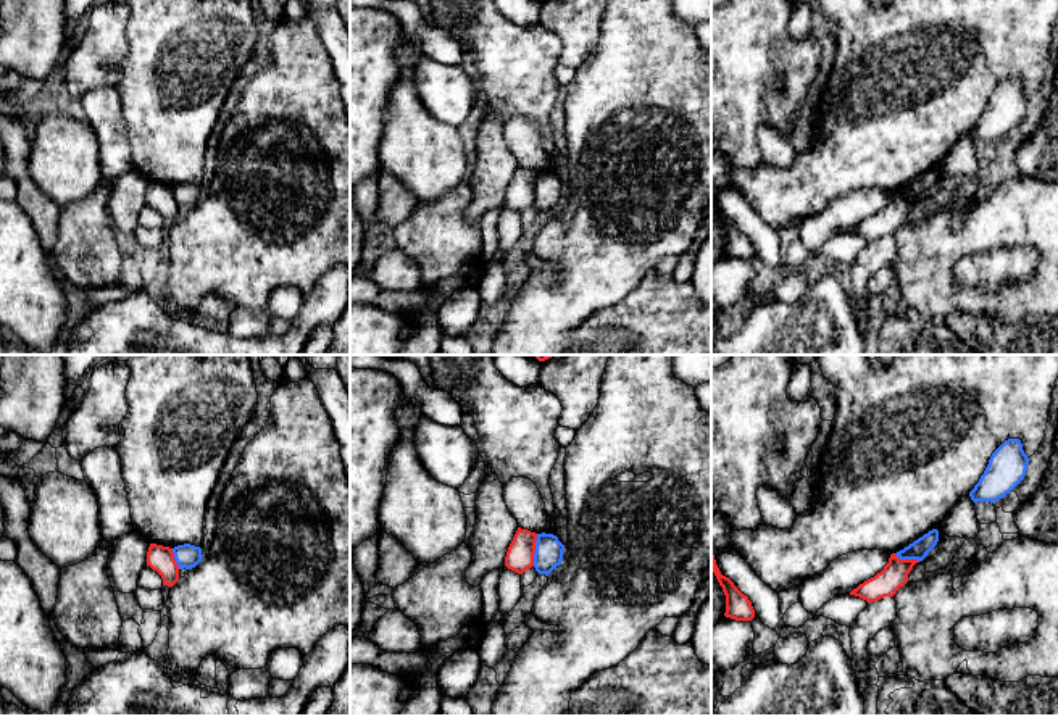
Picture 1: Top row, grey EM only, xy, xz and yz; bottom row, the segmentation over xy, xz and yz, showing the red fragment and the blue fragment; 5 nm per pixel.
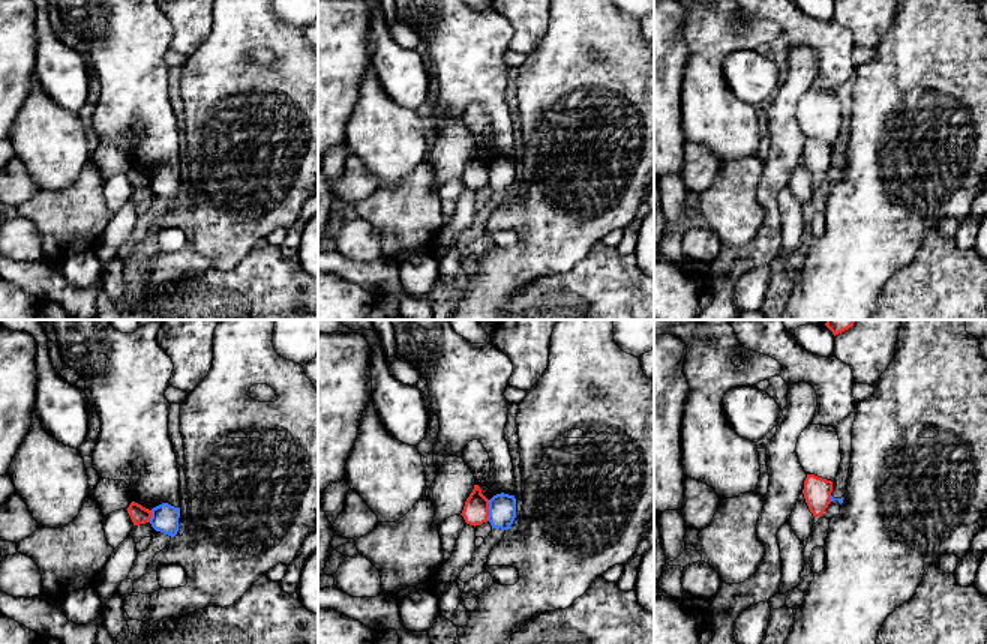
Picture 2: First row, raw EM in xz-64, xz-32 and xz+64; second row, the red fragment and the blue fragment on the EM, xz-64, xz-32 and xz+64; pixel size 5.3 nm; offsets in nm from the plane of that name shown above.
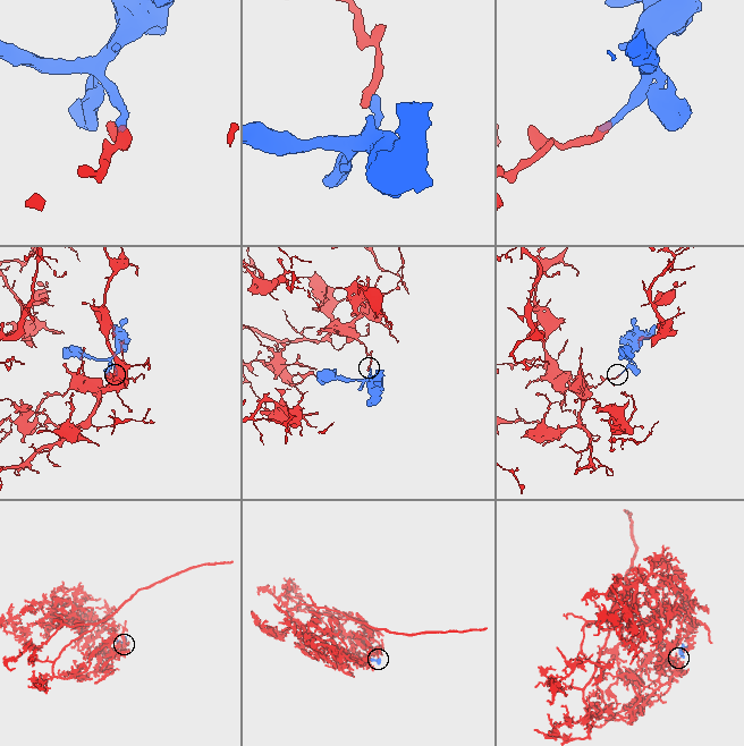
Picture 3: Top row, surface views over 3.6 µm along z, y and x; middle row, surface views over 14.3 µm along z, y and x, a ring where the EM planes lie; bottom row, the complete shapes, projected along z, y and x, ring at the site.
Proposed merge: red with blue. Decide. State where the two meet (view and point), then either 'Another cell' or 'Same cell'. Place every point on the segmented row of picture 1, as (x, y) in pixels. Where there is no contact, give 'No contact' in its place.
Touches red at xz (534, 550). Another cell

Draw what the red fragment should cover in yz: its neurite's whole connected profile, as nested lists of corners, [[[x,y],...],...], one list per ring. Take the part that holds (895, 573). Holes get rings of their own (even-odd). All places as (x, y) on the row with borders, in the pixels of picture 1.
[[[892,553],[884,569],[853,589],[850,595],[860,597],[868,603],[877,602],[884,597],[893,597],[897,590],[908,582],[908,574],[916,563],[919,561],[900,560]]]

